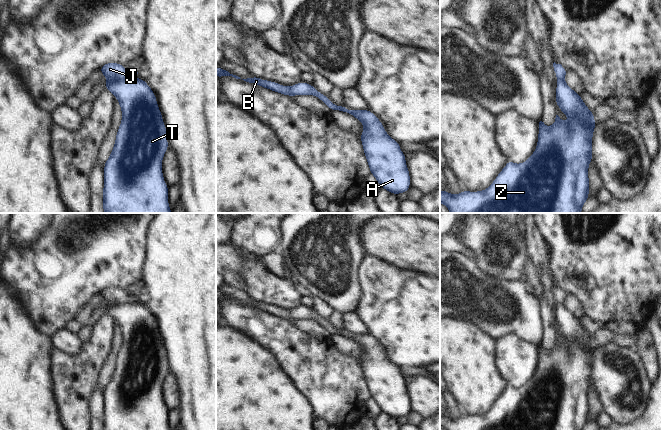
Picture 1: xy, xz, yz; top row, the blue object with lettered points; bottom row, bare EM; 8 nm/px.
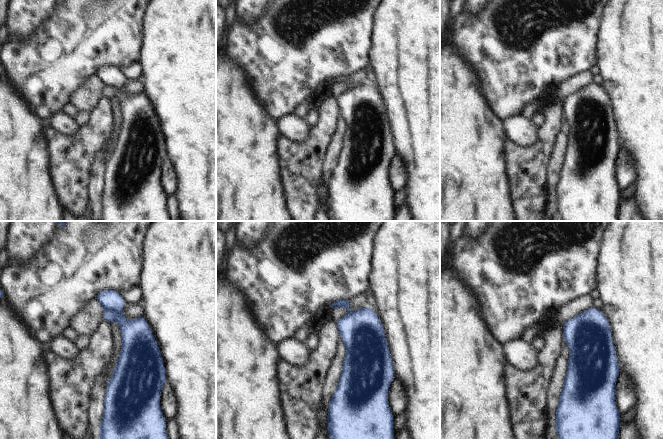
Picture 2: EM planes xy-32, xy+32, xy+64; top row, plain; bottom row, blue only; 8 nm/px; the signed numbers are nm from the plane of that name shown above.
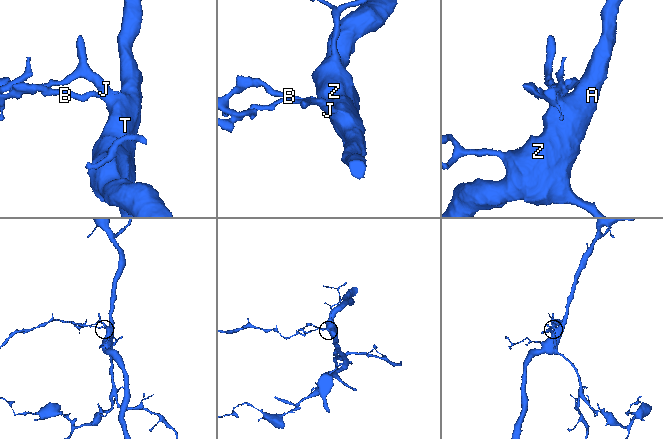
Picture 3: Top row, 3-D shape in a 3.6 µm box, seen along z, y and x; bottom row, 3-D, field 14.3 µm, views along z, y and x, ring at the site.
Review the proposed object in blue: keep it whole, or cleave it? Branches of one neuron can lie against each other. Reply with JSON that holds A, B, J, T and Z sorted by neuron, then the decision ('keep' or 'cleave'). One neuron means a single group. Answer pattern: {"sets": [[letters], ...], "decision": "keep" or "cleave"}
{"sets": [["A", "B", "T", "Z"], ["J"]], "decision": "cleave"}

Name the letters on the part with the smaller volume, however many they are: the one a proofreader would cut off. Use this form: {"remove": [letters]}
{"remove": ["J"]}

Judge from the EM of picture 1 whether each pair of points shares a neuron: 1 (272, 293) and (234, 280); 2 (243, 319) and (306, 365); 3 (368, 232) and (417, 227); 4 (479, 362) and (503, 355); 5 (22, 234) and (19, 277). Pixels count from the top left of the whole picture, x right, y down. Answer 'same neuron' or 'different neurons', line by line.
1: different neurons
2: same neuron
3: same neuron
4: different neurons
5: different neurons

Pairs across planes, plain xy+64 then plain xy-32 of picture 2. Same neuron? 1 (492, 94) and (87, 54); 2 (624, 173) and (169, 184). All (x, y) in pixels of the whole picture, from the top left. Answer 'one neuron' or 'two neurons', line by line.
1: one neuron
2: one neuron

